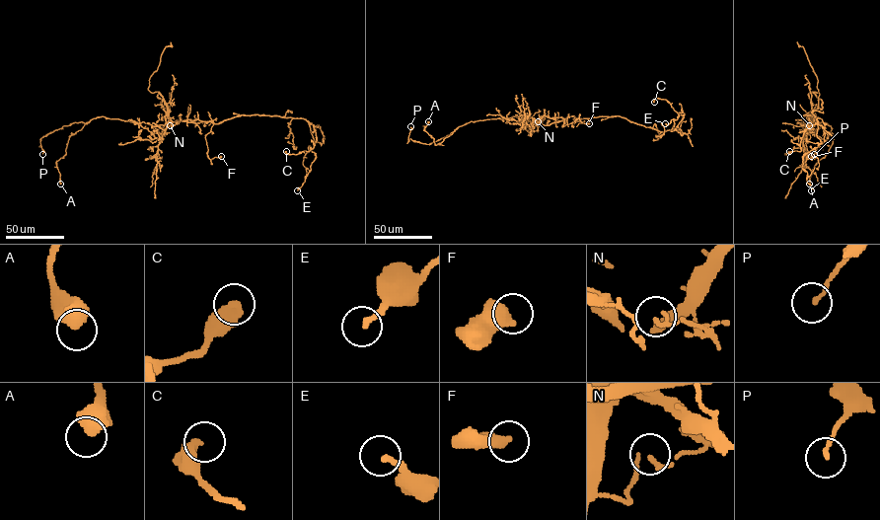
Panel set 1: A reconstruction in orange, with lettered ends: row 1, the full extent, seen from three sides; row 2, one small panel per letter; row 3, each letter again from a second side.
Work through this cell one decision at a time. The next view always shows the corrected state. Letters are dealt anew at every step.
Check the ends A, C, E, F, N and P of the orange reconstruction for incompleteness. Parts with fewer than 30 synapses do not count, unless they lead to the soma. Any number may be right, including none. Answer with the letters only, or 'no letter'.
no letter

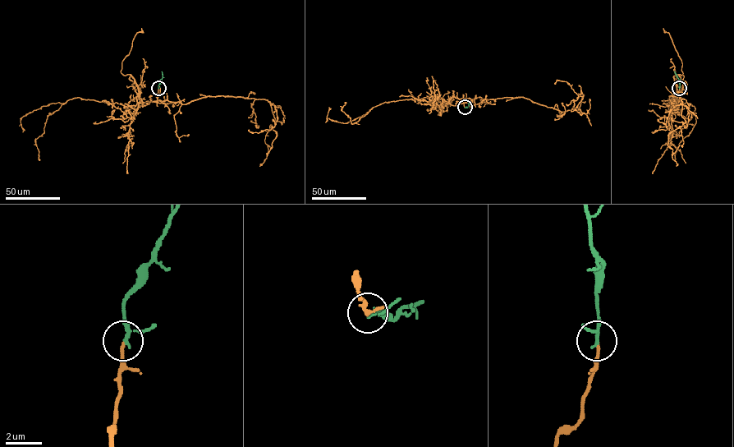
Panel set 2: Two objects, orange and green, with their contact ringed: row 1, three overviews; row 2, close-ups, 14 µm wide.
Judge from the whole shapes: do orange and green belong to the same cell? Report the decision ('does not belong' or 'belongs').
belongs

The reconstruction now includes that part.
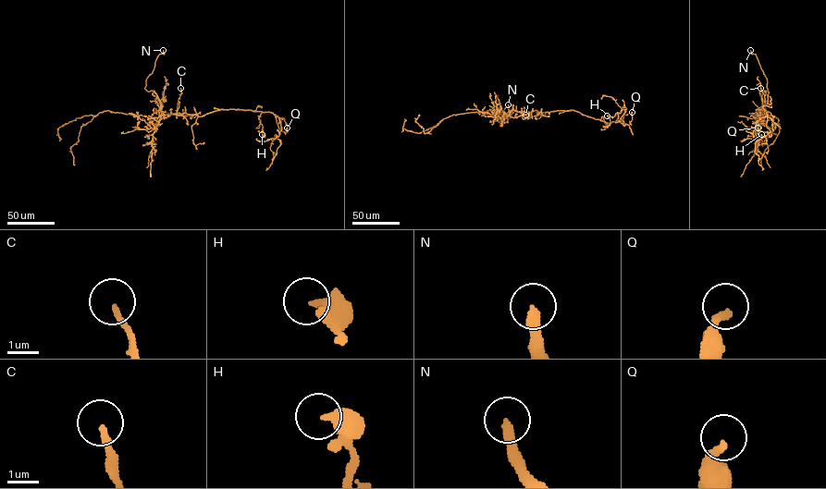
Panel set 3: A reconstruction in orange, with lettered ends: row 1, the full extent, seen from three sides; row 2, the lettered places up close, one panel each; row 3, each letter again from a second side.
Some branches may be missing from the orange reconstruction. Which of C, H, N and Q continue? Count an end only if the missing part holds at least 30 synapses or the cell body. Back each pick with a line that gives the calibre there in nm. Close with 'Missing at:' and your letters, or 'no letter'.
N: Thickness 320 nm
Missing at: N

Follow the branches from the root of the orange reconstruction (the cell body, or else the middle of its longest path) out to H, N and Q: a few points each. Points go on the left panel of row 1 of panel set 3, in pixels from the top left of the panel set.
H: (186, 113), (203, 116), (220, 109), (261, 111), (259, 119), (265, 137), (262, 134)
N: (186, 113), (163, 116), (157, 95), (144, 88), (146, 79), (153, 72), (157, 55), (164, 54), (163, 50)
Q: (186, 113), (203, 116), (220, 109), (270, 112), (280, 130), (287, 132), (287, 128)

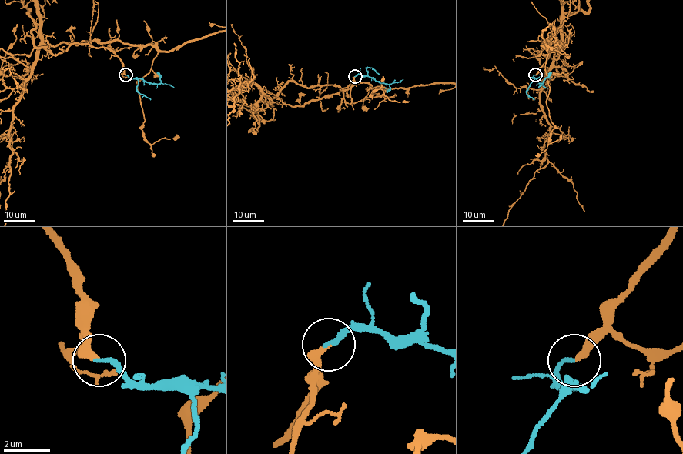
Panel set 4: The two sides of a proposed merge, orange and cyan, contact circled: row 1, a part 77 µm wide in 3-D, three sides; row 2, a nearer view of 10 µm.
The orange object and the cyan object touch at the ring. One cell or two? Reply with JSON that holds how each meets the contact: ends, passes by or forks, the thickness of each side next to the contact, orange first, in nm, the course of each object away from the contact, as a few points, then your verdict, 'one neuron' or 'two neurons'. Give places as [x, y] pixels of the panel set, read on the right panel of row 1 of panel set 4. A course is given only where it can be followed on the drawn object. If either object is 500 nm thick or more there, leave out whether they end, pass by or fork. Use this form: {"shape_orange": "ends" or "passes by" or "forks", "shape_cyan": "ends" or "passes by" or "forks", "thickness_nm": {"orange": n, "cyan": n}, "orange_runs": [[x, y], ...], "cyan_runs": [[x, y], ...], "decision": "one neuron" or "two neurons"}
{"shape_orange": "ends", "shape_cyan": "ends", "thickness_nm": {"orange": 280, "cyan": 200}, "cyan_runs": [[535, 75], [534, 78], [543, 84], [539, 87]], "decision": "one neuron"}

